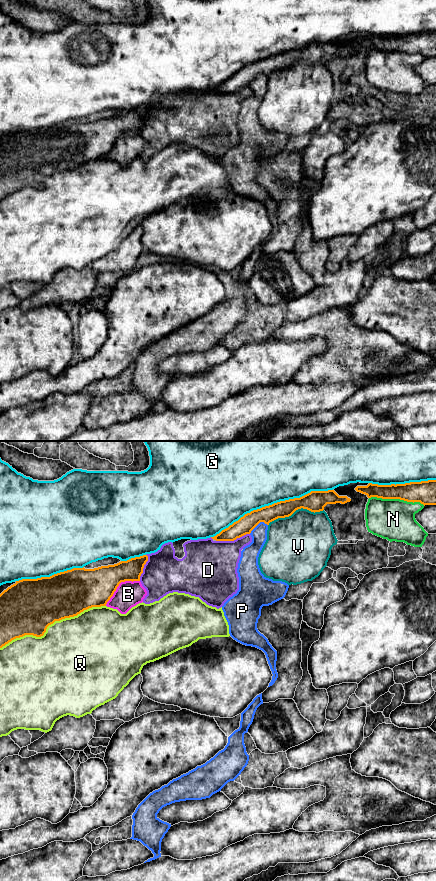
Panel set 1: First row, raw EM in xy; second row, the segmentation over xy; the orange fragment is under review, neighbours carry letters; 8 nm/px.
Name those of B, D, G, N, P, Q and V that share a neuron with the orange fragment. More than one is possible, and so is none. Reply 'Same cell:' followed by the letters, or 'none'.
Same cell: none

